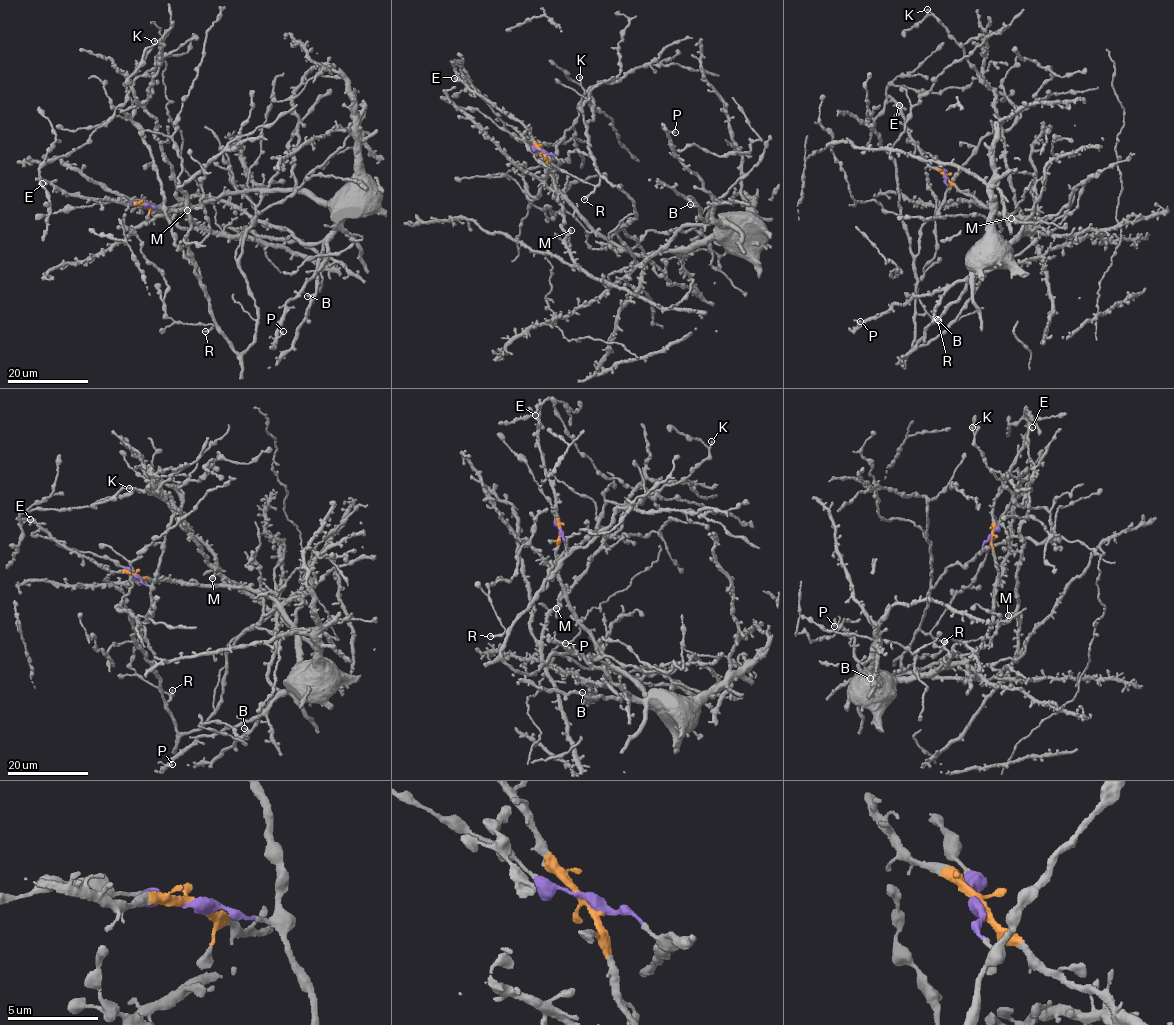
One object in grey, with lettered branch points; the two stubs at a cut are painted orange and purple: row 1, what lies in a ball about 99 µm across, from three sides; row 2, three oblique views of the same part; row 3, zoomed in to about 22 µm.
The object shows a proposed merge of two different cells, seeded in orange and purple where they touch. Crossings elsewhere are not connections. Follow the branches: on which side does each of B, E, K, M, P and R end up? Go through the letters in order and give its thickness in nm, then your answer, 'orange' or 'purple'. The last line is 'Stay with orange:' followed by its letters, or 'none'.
B: 240 nm | orange
E: 400 nm | orange
K: 240 nm | purple
M: 460 nm | purple
P: 260 nm | orange
R: 180 nm | purple
Stay with orange: B, E, P

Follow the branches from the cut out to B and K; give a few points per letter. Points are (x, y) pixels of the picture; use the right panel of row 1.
B: (945, 176), (967, 195), (1021, 219), (1029, 226), (1017, 241), (994, 251), (974, 271), (963, 294), (937, 319)
K: (945, 176), (949, 185), (979, 143), (1007, 131), (1016, 112), (1006, 97), (985, 84), (963, 45), (927, 9)

